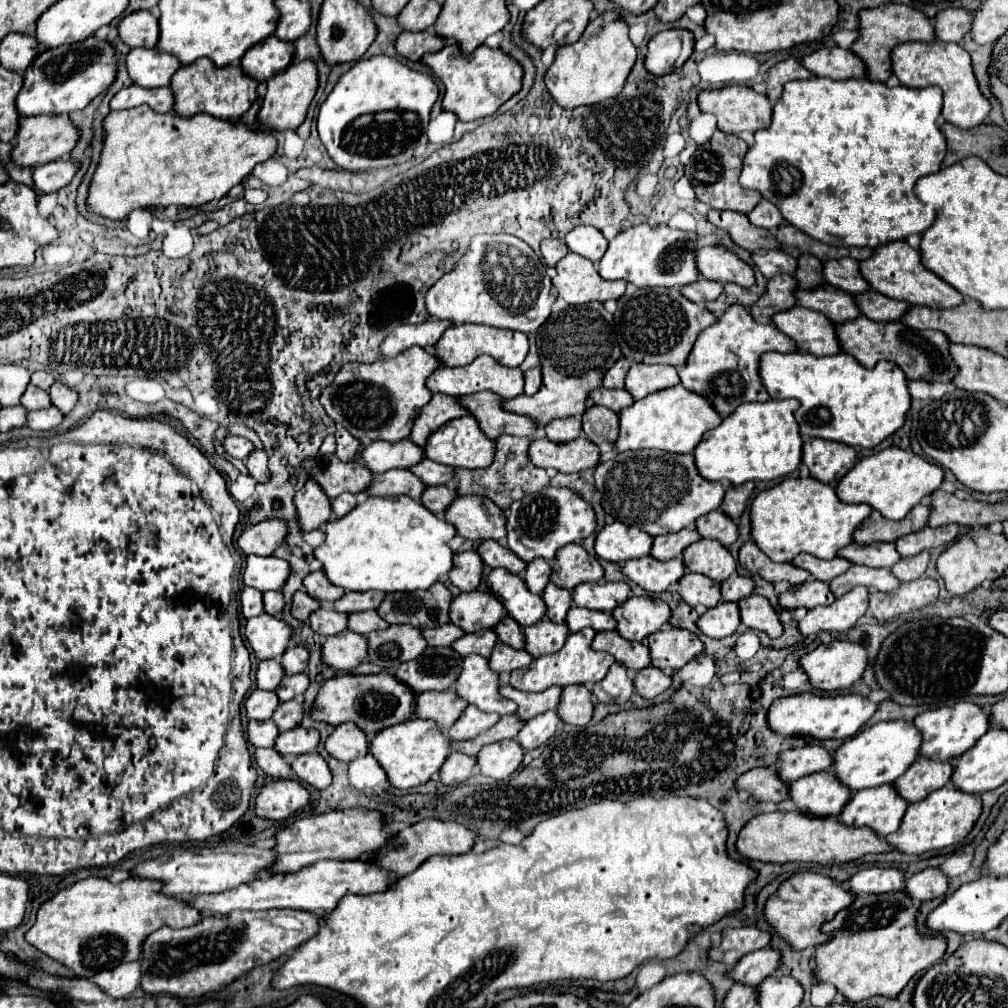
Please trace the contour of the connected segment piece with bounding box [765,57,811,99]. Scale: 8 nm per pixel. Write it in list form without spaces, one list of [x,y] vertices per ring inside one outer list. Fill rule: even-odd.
[[[793,57],[785,59],[785,61],[779,61],[777,65],[773,65],[767,73],[767,97],[769,99],[779,99],[781,97],[781,91],[783,91],[783,85],[787,81],[793,81],[793,79],[809,79],[811,73],[801,67],[801,63]]]

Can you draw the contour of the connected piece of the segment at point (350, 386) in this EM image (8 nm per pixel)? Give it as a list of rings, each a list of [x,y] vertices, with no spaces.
[[[411,347],[391,359],[375,363],[345,363],[333,383],[321,391],[321,405],[337,427],[345,427],[361,445],[385,437],[409,437],[413,419],[431,401],[425,379],[439,361],[423,347]]]

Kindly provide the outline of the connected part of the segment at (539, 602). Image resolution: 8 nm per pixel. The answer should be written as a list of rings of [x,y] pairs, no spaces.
[[[493,569],[487,575],[487,587],[495,597],[501,599],[507,615],[521,623],[521,627],[533,625],[545,615],[545,603],[541,595],[527,591],[525,581],[507,569]]]

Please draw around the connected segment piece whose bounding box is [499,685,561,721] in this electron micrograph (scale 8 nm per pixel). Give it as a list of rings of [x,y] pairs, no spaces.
[[[503,685],[503,687],[499,687],[499,693],[517,703],[517,713],[515,715],[521,721],[529,721],[535,715],[557,709],[559,697],[561,697],[561,687],[549,687],[541,693],[523,693],[523,691],[511,689],[509,685]]]

